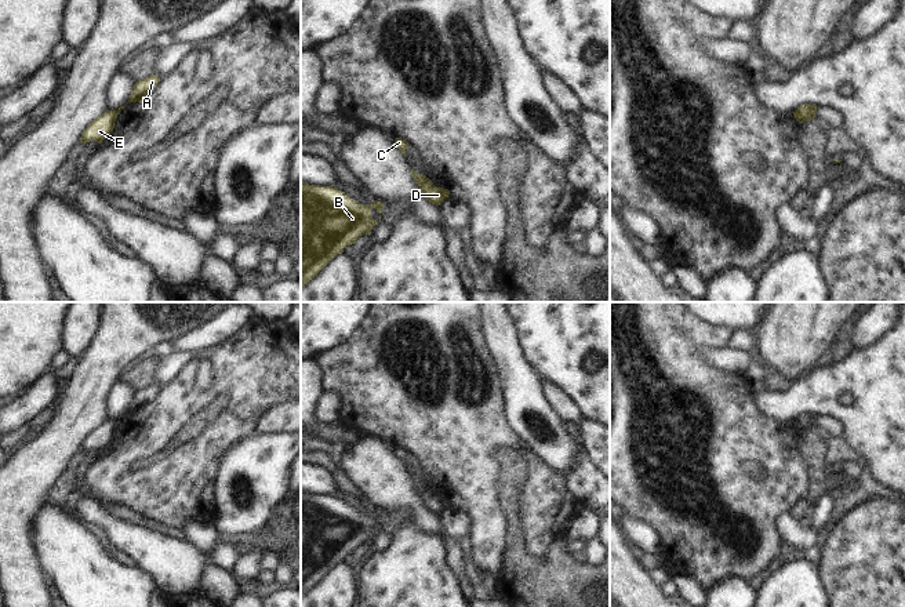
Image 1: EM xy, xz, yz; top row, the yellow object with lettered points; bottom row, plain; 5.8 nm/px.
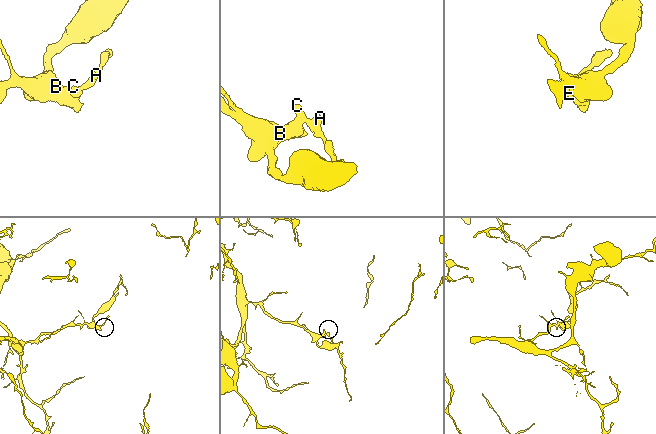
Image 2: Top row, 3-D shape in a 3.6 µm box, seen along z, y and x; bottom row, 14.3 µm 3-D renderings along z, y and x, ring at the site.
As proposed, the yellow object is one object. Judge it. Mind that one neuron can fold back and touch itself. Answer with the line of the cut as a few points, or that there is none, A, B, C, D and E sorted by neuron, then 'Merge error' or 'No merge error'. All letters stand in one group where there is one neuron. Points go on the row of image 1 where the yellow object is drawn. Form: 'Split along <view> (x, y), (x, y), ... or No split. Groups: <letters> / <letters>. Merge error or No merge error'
Split along xz (426, 178), (420, 186). Groups: A D / B C E. Merge error

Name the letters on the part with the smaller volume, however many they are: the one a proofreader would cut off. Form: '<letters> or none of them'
A, D

